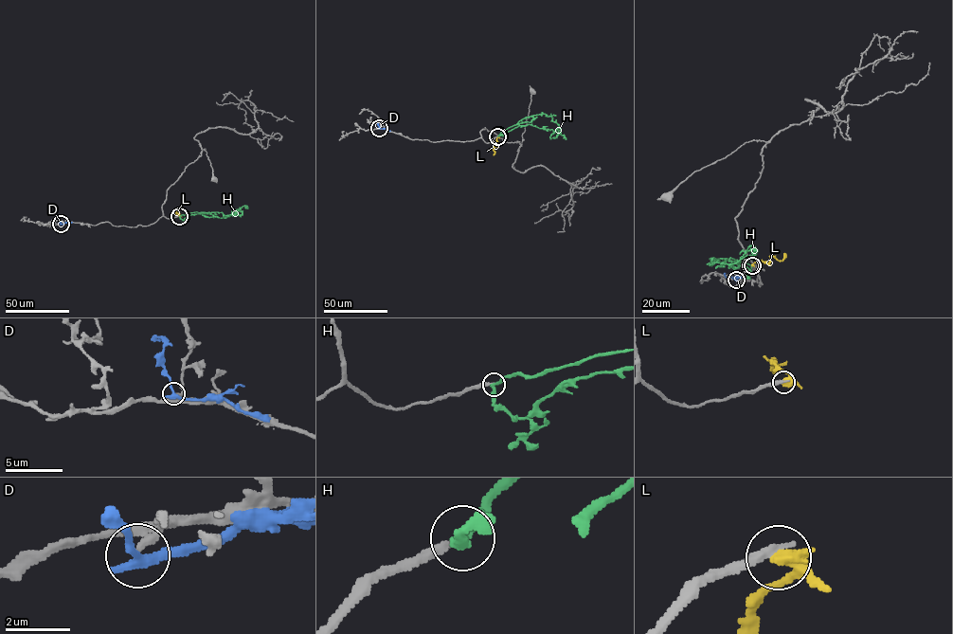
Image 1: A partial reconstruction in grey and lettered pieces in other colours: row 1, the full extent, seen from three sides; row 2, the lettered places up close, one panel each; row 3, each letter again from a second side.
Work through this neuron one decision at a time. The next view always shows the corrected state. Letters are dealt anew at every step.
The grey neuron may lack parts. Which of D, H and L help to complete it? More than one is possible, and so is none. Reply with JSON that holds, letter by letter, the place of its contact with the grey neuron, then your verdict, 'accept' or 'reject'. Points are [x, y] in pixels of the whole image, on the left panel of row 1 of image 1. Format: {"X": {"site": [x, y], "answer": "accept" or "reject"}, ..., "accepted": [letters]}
{"D": {"site": [61, 224], "answer": "reject"}, "H": {"site": [180, 216], "answer": "accept"}, "L": {"site": [179, 216], "answer": "reject"}, "accepted": ["H"]}

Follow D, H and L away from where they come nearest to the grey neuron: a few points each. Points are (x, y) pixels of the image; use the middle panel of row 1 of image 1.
D: (379, 128), (390, 131)
H: (498, 135), (527, 117), (545, 114), (551, 117), (561, 130), (553, 136)
L: (497, 136), (493, 154)

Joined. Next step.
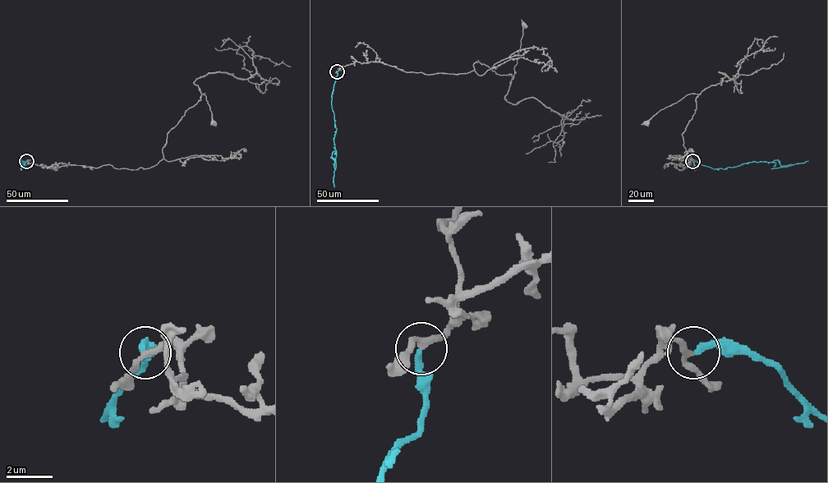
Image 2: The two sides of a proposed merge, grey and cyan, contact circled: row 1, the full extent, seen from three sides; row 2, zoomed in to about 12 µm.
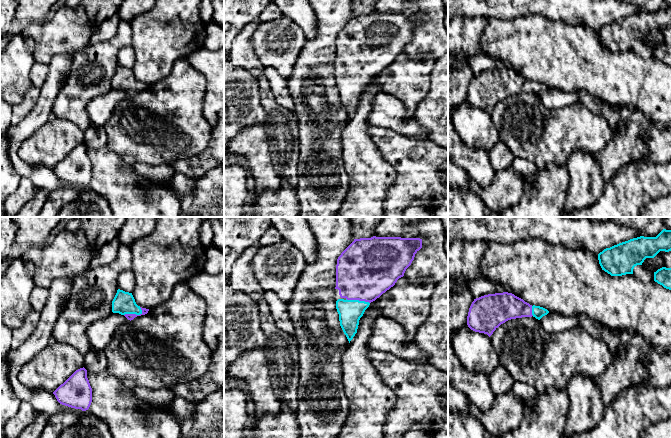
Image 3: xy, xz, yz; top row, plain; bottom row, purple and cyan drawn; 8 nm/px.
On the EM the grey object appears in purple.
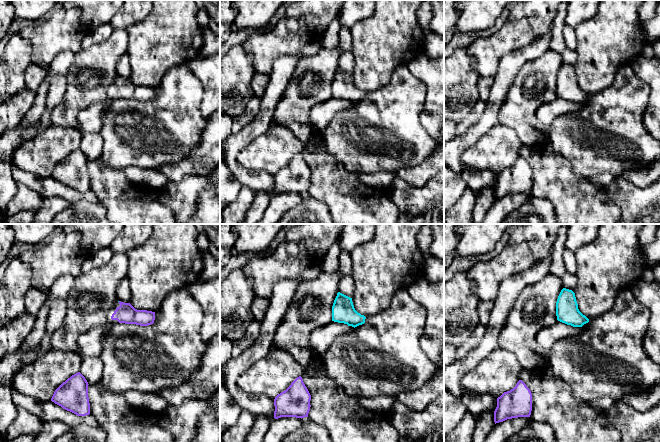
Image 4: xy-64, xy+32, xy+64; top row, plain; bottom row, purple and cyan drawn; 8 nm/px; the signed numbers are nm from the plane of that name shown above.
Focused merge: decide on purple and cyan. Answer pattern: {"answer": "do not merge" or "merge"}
{"answer": "merge"}

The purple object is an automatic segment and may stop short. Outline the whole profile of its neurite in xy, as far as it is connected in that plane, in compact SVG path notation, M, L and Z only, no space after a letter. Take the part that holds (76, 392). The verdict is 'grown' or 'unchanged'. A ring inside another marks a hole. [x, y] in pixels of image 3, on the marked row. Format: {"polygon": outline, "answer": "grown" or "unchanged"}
{"polygon": "M83 367L76 370L54 392L57 401L65 406L86 411L92 402L92 388Z", "answer": "unchanged"}

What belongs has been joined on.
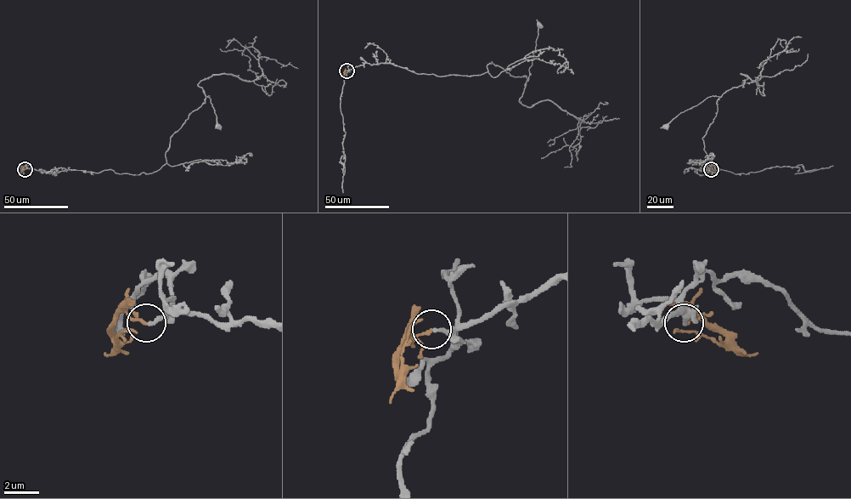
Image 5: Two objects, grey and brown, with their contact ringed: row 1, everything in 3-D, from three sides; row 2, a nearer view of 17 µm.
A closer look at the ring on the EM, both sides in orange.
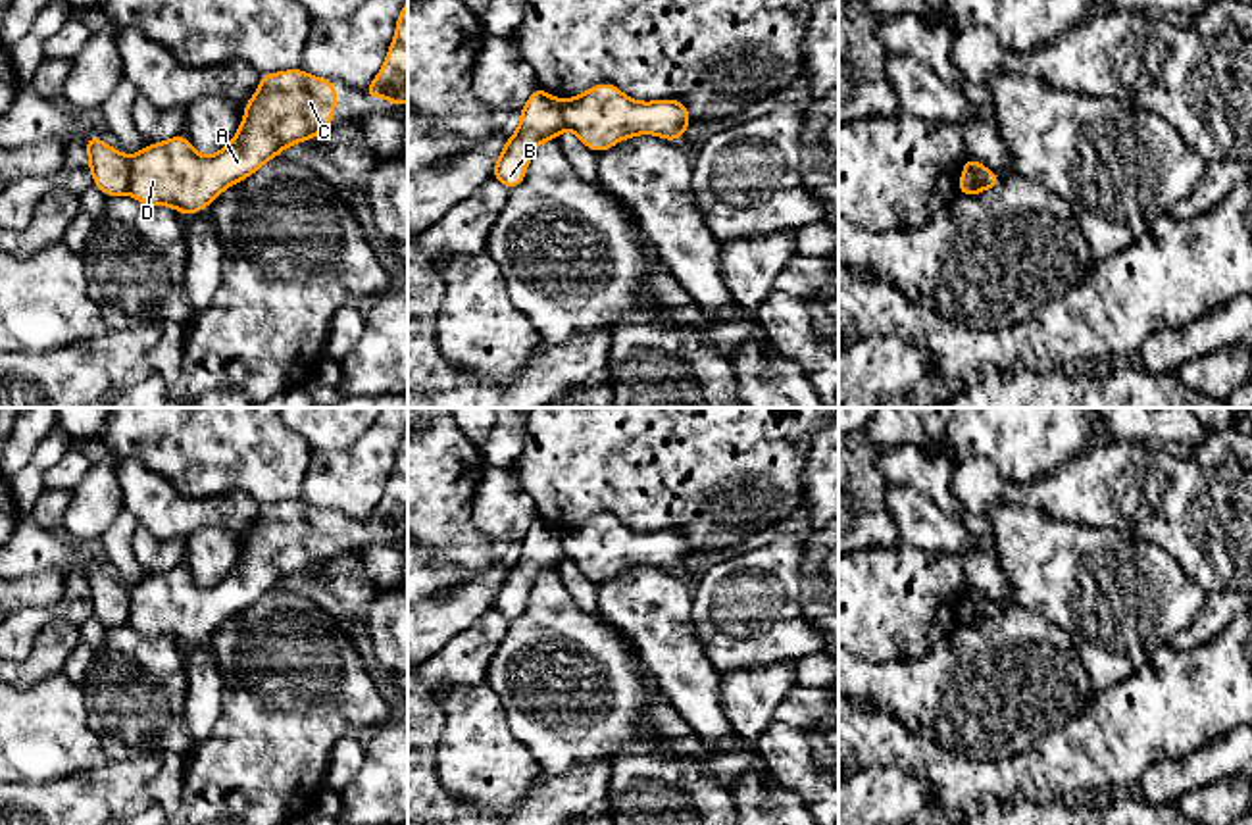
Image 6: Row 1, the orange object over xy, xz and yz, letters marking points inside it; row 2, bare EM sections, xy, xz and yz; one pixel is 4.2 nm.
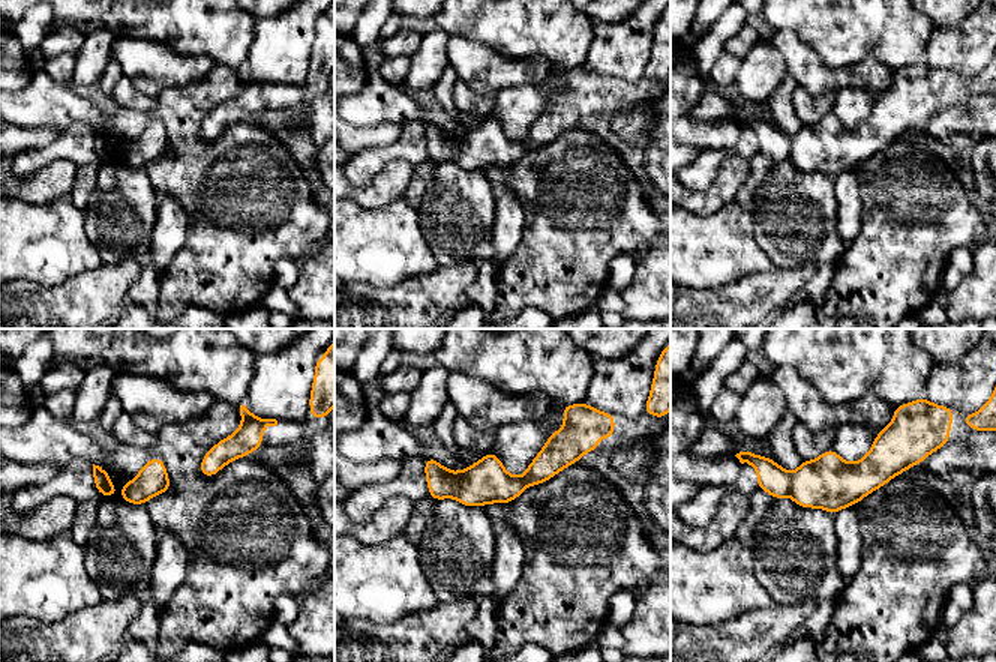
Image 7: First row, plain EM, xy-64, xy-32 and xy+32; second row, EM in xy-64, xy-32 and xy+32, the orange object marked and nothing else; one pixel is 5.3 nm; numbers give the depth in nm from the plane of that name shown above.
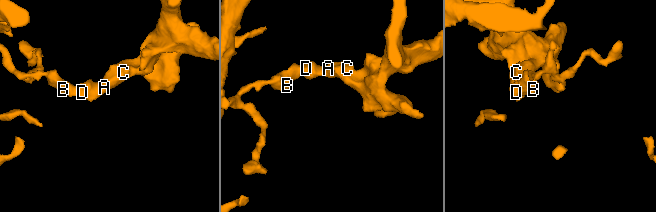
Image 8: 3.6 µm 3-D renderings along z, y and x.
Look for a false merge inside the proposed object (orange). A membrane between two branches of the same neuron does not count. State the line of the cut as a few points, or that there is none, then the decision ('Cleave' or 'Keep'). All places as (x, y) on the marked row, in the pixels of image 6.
Split along xy (127, 158), (129, 191). Cleave

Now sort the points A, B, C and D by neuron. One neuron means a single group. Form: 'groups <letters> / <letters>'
groups A C D / B

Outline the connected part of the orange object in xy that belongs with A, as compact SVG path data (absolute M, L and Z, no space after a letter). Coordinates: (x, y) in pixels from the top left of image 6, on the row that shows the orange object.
M302 67L260 75L229 144L213 156L200 156L183 133L146 144L129 158L129 194L142 206L171 206L188 217L285 148L321 135L335 119L335 106L337 83Z

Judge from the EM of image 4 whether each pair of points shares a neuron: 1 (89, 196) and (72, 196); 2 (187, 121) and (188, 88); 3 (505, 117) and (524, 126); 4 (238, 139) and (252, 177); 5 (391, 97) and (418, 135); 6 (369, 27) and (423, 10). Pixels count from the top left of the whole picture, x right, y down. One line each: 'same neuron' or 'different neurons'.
1: same neuron
2: same neuron
3: same neuron
4: same neuron
5: same neuron
6: different neurons

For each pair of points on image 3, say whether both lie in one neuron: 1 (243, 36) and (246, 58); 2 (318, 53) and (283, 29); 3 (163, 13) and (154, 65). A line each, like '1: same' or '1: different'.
1: same
2: different
3: same

